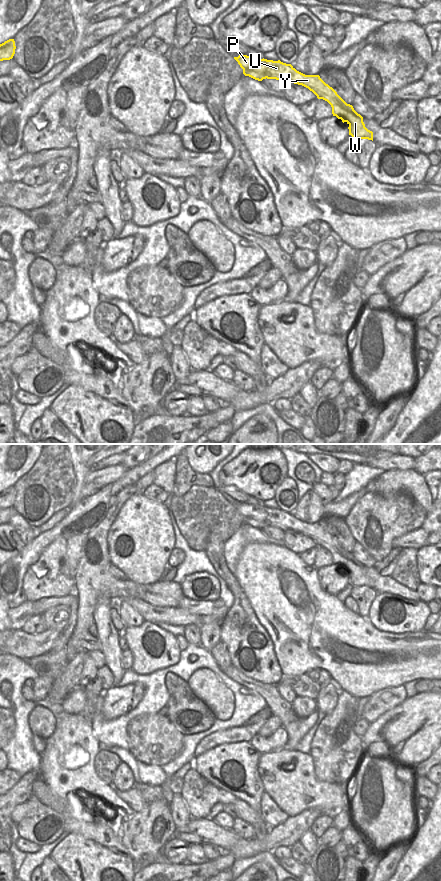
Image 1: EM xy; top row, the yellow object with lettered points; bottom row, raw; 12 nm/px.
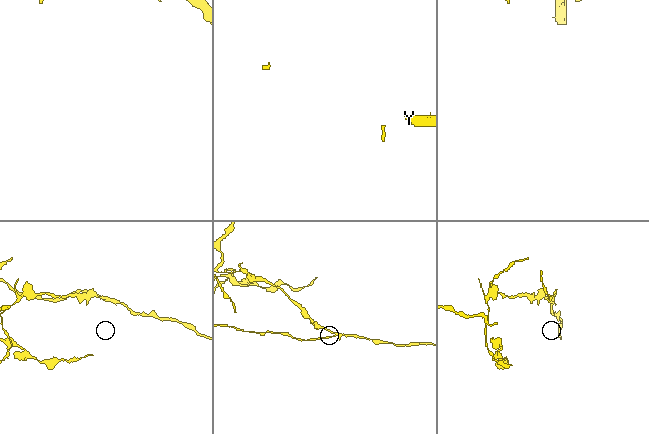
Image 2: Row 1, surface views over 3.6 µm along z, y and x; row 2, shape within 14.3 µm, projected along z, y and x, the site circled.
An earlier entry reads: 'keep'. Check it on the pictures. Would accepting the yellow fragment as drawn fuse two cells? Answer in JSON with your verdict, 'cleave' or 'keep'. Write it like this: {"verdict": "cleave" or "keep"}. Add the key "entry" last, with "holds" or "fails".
{"verdict": "cleave", "entry": "fails"}

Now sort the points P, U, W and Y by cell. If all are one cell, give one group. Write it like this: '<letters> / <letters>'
P / U W Y

